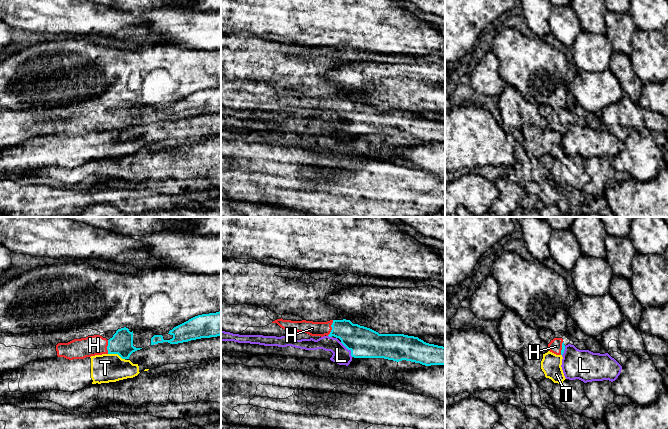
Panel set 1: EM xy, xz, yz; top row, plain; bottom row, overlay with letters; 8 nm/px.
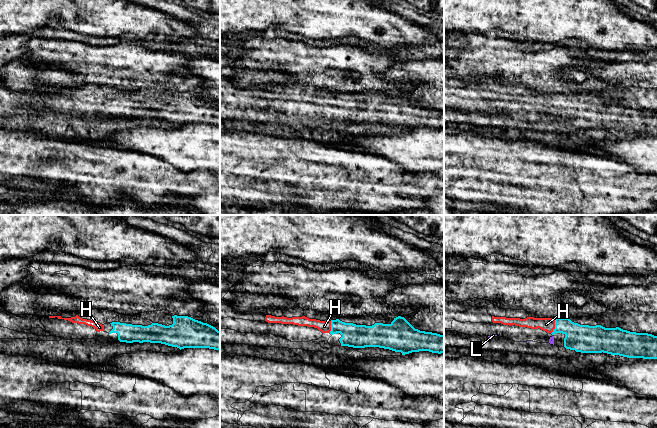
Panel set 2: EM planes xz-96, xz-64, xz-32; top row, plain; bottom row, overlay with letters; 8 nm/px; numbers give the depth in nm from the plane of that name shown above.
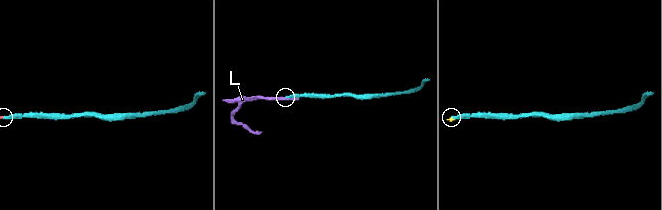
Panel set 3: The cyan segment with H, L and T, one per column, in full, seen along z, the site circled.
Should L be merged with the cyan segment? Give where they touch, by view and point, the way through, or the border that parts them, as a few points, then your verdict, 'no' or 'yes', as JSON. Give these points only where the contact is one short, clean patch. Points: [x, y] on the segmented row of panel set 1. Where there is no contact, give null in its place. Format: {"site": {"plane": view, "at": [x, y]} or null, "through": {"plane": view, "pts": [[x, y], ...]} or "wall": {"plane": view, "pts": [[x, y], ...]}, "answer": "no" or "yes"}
{"site": {"plane": "xz", "at": [348, 349]}, "answer": "no"}

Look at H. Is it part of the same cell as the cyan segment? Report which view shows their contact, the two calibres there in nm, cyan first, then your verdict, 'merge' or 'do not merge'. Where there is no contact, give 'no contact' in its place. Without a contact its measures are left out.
xz | 220/110 nm | merge

